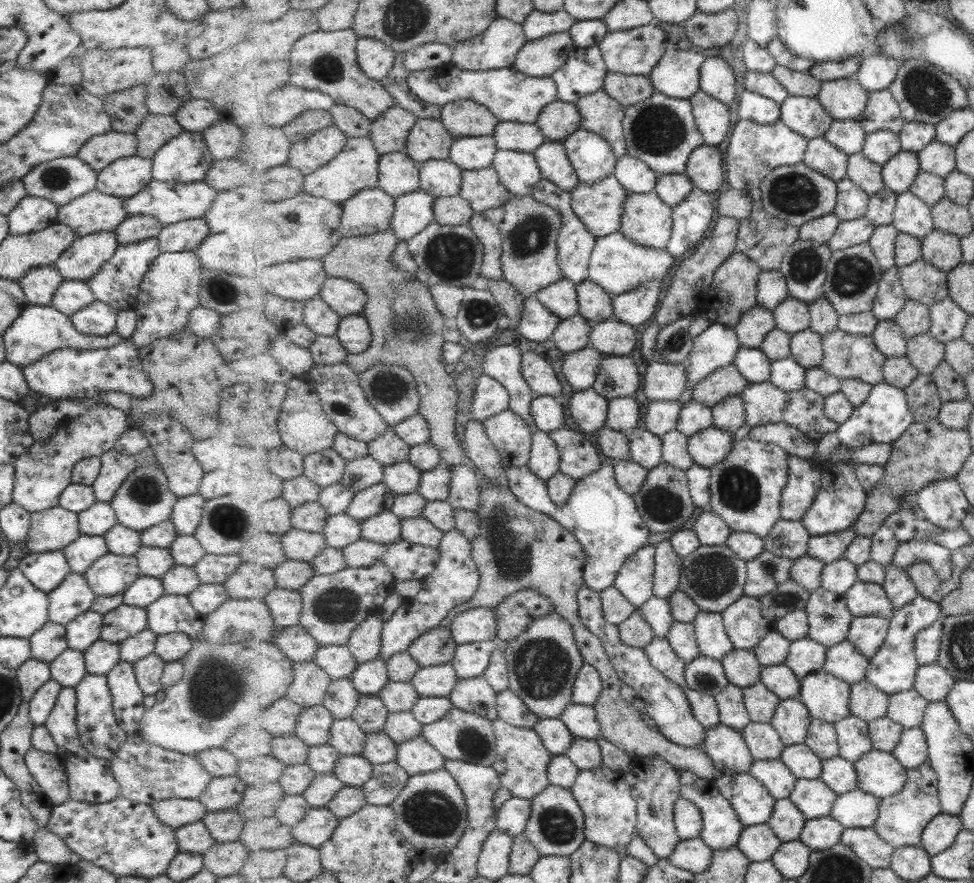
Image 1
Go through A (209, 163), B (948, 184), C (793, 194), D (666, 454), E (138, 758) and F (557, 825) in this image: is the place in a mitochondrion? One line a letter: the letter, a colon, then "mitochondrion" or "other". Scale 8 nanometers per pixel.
A: other
B: other
C: mitochondrion
D: other
E: other
F: mitochondrion

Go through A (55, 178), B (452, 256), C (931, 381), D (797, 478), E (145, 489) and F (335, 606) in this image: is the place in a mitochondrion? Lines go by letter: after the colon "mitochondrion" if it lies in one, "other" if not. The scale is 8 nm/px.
A: mitochondrion
B: mitochondrion
C: other
D: other
E: mitochondrion
F: mitochondrion

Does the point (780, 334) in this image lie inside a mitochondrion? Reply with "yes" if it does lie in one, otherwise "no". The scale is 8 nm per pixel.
no

